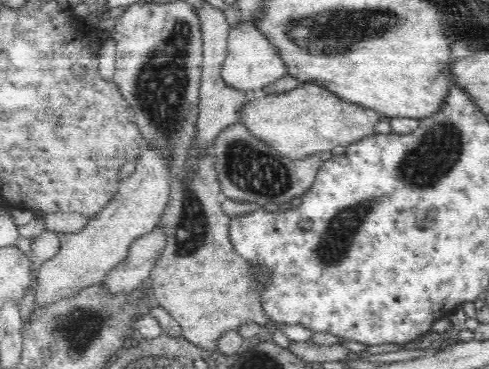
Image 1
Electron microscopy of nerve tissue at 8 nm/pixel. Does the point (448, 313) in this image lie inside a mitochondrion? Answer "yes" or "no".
no

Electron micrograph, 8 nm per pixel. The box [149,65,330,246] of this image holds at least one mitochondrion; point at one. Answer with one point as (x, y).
(248, 168)

